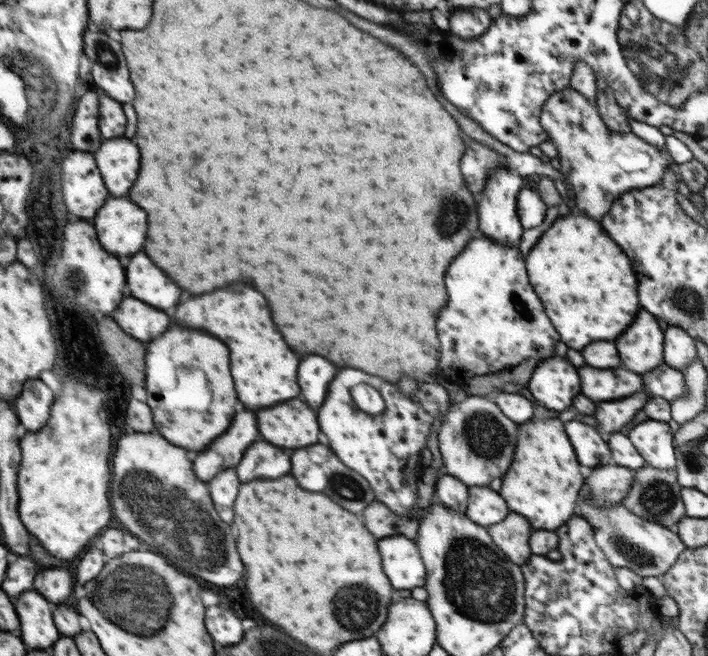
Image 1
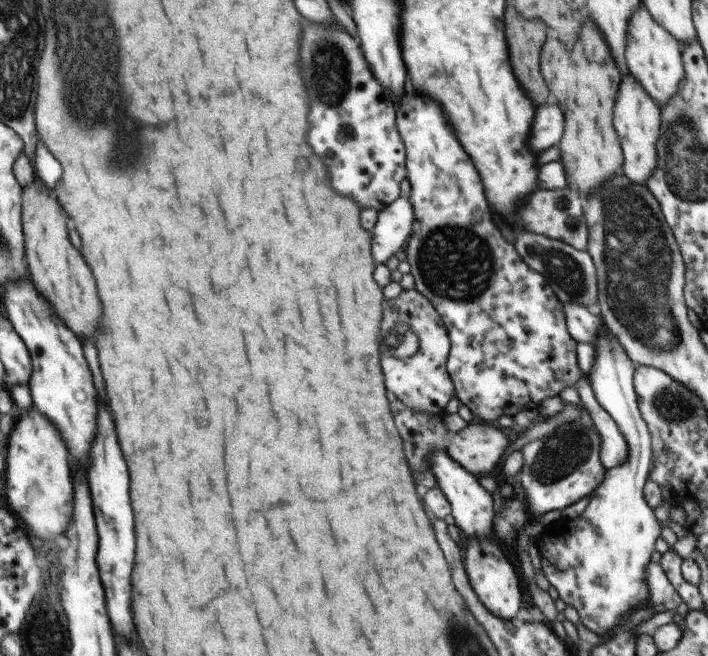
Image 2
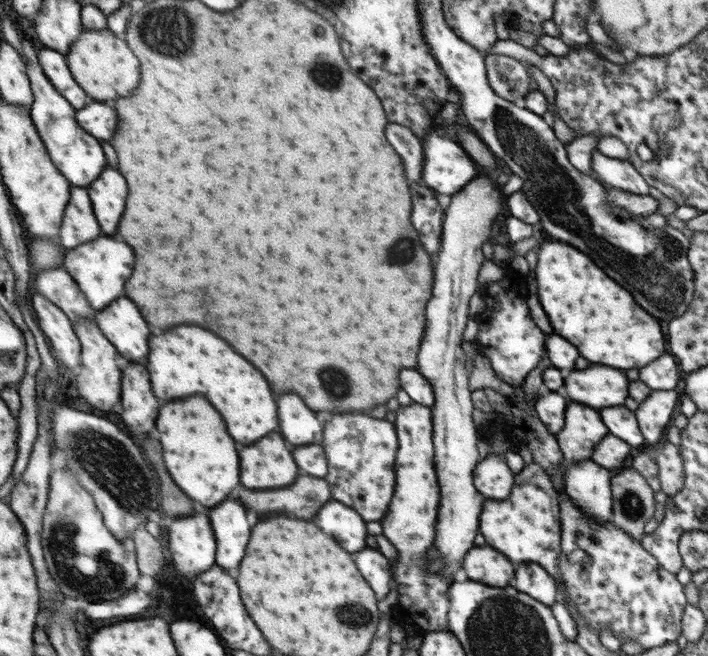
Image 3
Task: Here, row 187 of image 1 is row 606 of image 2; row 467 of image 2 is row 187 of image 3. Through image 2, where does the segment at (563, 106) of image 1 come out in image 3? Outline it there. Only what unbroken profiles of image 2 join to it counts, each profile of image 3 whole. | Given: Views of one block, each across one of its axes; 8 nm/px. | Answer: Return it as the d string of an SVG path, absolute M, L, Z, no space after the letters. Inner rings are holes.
M597 149L591 154L591 167L602 181L628 194L651 194L647 181L630 160L608 158Z

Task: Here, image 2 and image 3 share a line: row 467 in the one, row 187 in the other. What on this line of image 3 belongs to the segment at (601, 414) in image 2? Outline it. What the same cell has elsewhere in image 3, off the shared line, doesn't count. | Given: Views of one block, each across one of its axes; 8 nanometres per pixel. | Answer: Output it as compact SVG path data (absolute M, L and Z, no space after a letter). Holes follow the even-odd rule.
M598 177L595 179L606 189L608 196L607 204L613 208L623 208L631 215L635 215L638 219L657 212L658 202L652 196L628 194L623 192L622 189L613 188L610 184L607 184Z

